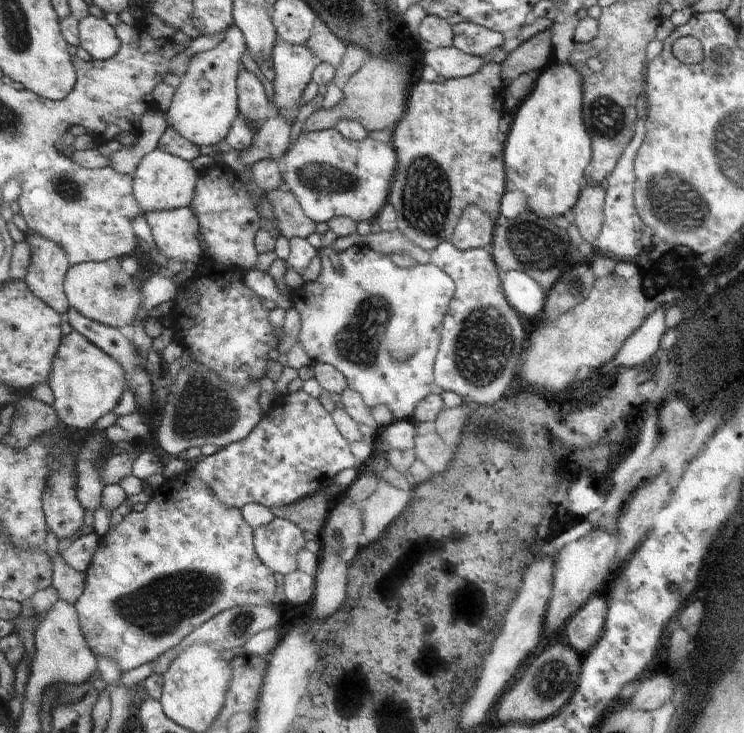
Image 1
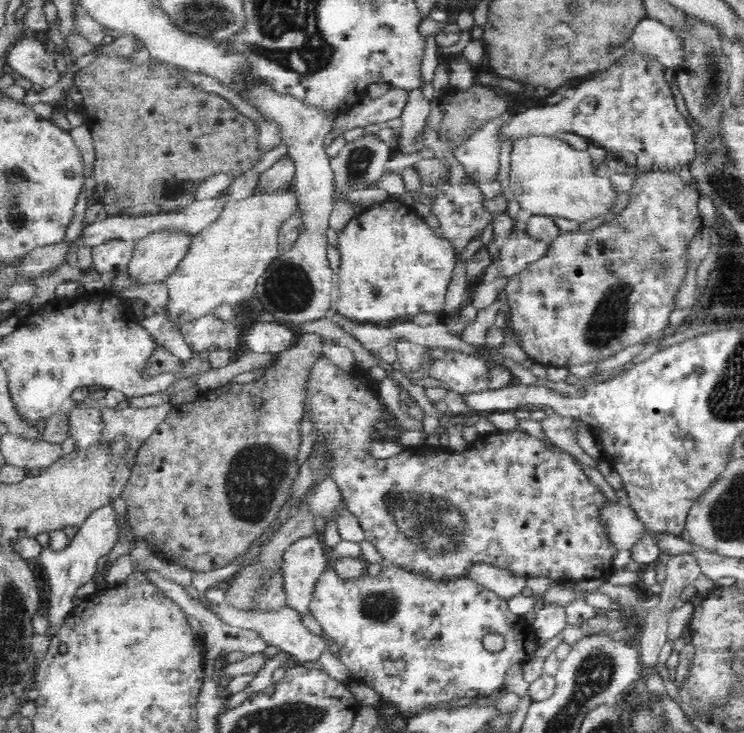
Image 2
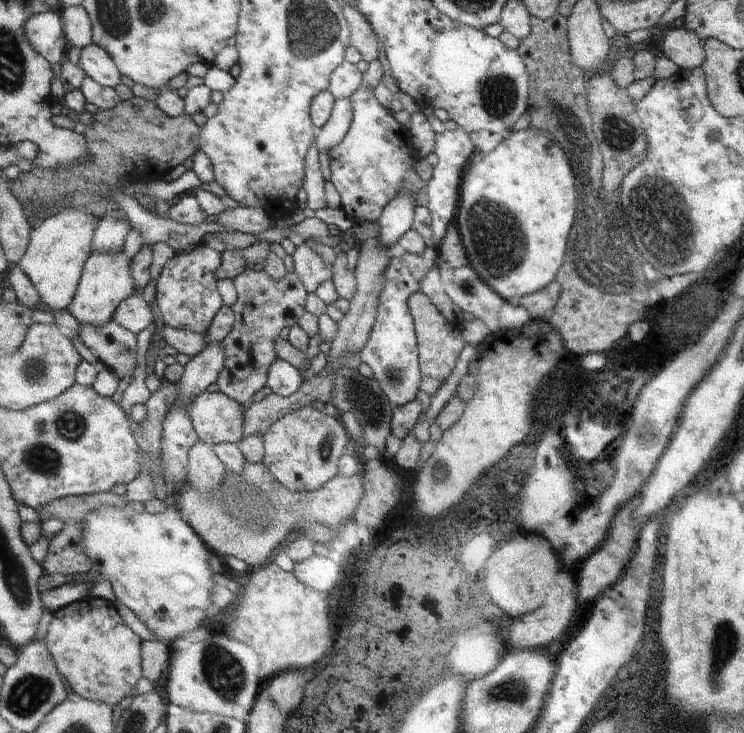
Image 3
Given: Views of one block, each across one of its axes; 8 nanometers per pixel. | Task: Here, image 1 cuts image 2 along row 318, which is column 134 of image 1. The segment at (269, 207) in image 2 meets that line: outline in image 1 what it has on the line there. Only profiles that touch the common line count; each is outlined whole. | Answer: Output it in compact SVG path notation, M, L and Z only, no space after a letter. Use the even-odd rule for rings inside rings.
M155 149L143 157L132 177L134 180L134 195L144 208L145 214L147 214L149 211L191 206L191 202L194 202L196 197L200 172L195 170L193 164L188 160L168 151Z

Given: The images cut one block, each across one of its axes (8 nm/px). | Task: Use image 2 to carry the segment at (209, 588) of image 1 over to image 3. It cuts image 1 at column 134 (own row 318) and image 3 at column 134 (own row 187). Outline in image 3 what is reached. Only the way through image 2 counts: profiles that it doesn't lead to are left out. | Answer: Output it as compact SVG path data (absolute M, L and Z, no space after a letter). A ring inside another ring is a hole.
M89 597L55 610L47 628L46 644L55 658L59 672L72 691L89 700L102 700L111 706L126 696L136 696L135 686L144 676L144 644L127 626L113 603L105 598Z

